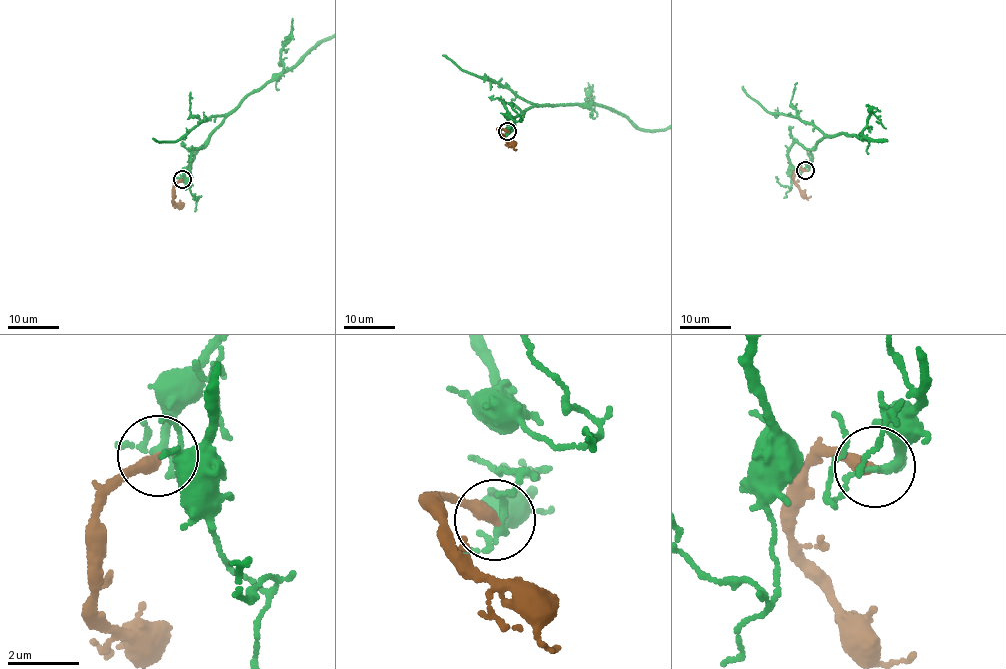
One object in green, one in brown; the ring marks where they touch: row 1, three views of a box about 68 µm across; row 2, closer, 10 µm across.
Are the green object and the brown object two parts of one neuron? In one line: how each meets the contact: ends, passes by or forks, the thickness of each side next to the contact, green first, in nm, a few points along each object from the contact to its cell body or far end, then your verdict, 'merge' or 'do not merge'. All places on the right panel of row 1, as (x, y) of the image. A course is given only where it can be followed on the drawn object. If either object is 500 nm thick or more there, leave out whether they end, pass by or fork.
green forks | brown ends | 170/360 nm | brown via (805, 170), (797, 169), (794, 184), (806, 197), (810, 195) | merge

